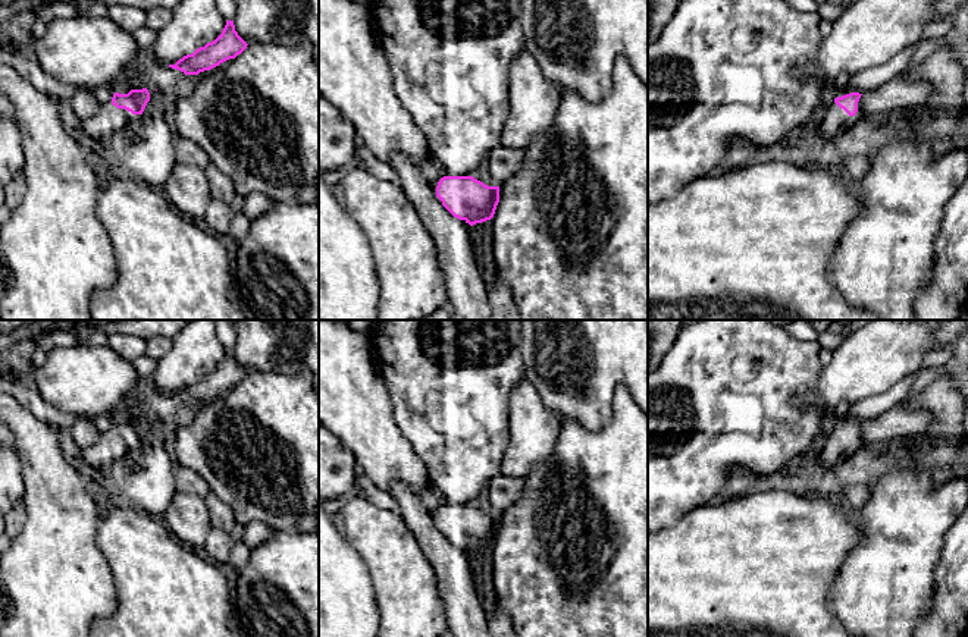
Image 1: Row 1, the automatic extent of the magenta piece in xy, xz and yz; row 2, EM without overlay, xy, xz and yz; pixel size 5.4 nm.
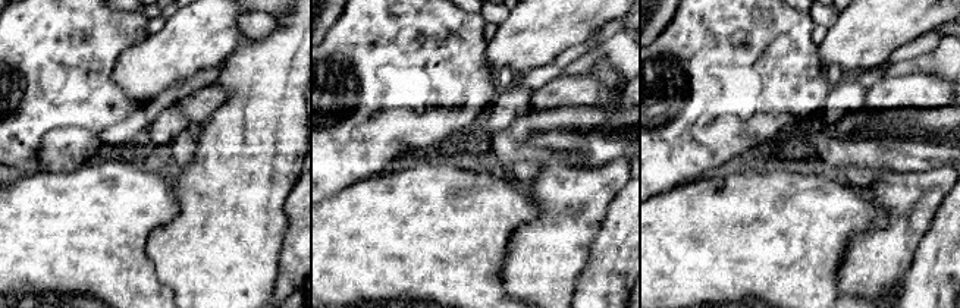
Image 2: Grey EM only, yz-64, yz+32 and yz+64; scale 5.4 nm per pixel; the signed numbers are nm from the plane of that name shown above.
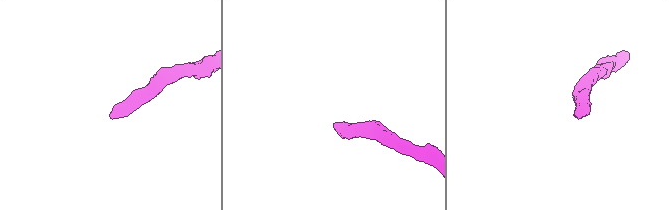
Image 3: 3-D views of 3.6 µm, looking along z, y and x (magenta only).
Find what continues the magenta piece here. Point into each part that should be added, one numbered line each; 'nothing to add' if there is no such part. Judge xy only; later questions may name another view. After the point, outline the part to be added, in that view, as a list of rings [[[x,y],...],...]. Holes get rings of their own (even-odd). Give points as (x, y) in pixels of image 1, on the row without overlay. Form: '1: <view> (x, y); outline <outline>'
1: xy (99, 458); outline [[[112,430],[100,434],[98,440],[82,451],[79,459],[73,459],[75,467],[90,480],[100,474],[107,474],[112,465],[125,456],[132,448],[132,442],[118,437]]]

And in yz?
1: yz (832, 449); outline [[[861,427],[858,430],[858,440],[855,445],[849,445],[834,432],[834,429],[830,429],[815,449],[814,468],[820,476],[826,477],[836,465],[848,461],[861,448],[861,445]]]

